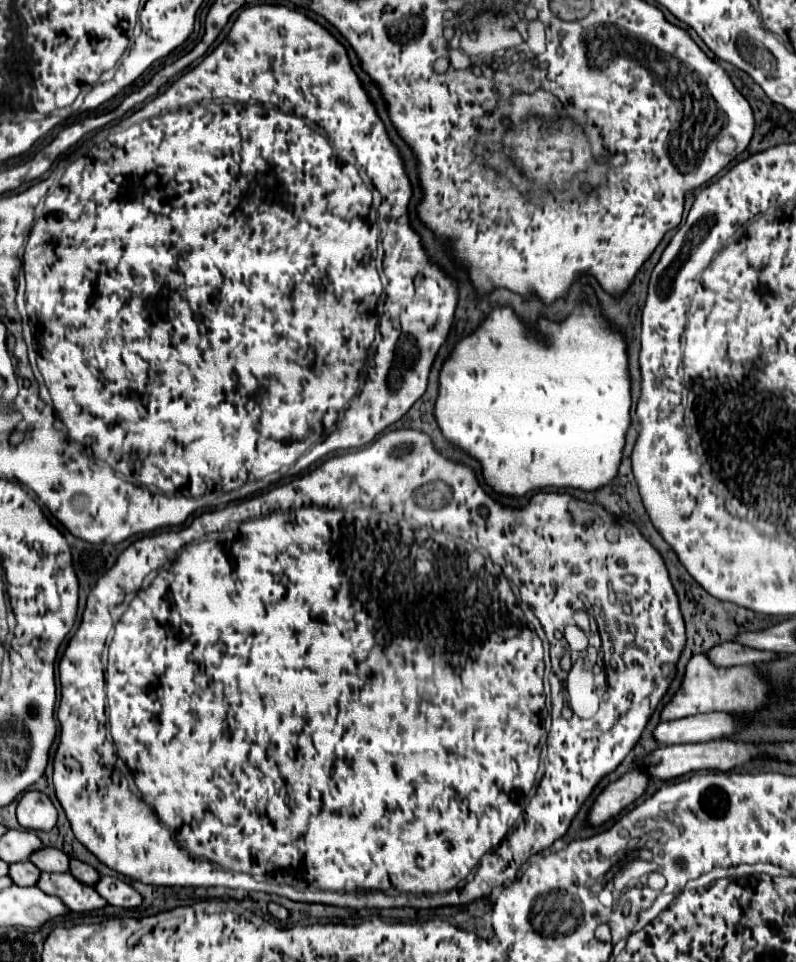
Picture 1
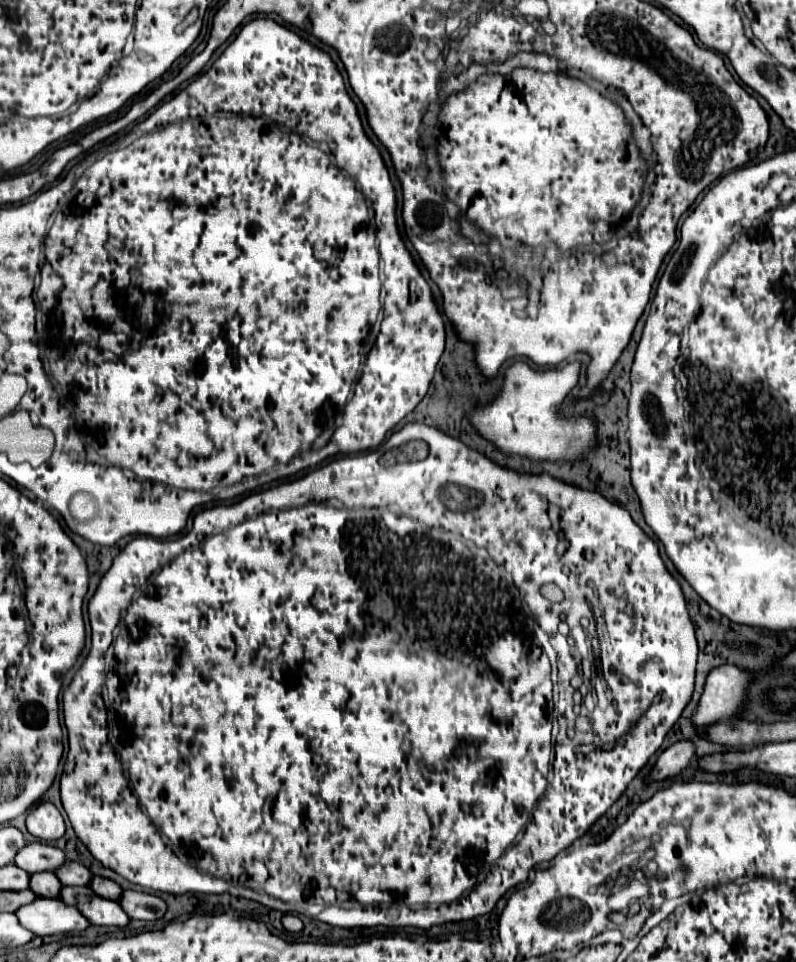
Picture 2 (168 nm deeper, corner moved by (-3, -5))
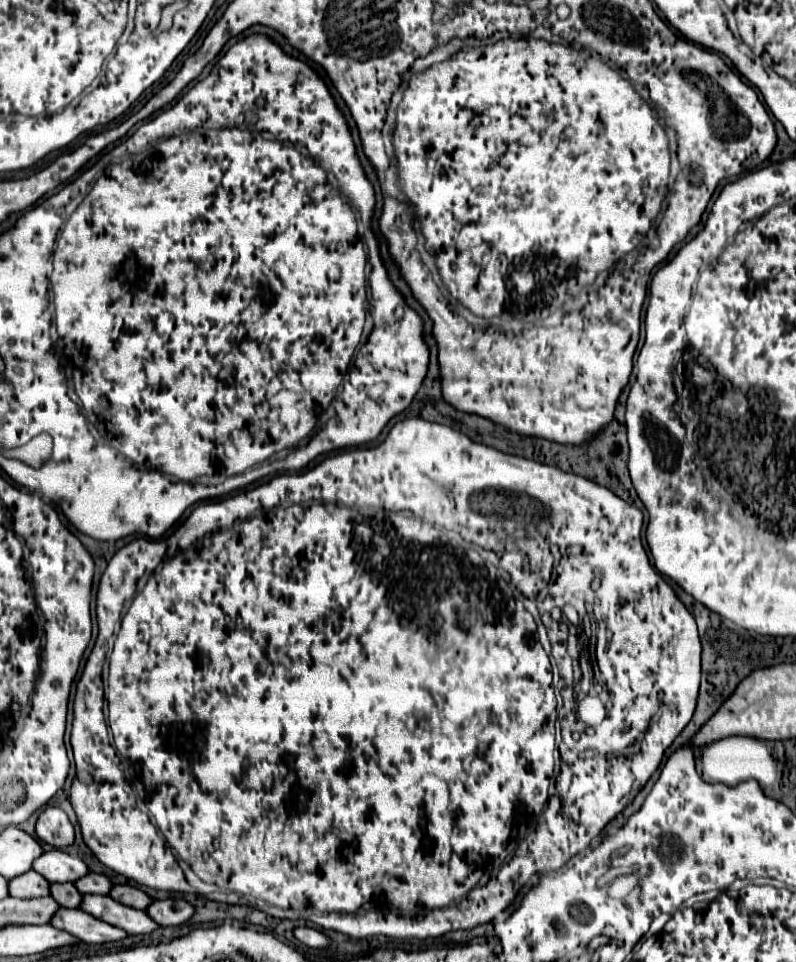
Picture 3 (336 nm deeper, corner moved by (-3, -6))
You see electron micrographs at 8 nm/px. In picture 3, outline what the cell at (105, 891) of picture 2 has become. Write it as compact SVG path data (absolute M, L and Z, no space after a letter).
M122 884L122 886L114 886L114 890L110 892L110 896L130 908L136 908L136 910L146 910L154 898L150 898L146 892L142 892L140 888L134 888L134 886L128 886L128 884Z

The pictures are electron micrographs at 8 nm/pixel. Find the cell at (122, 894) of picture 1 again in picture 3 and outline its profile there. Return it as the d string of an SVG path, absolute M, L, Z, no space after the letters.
M168 898L168 900L152 902L150 910L146 912L150 912L150 918L154 918L162 926L180 926L180 924L186 924L194 916L196 908L188 904L186 900Z

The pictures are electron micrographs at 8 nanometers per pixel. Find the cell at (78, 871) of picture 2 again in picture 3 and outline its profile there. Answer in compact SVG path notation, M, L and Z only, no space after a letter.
M88 874L86 878L80 878L76 882L78 890L82 890L82 894L100 894L100 896L108 896L112 890L112 882L104 876L104 874Z

